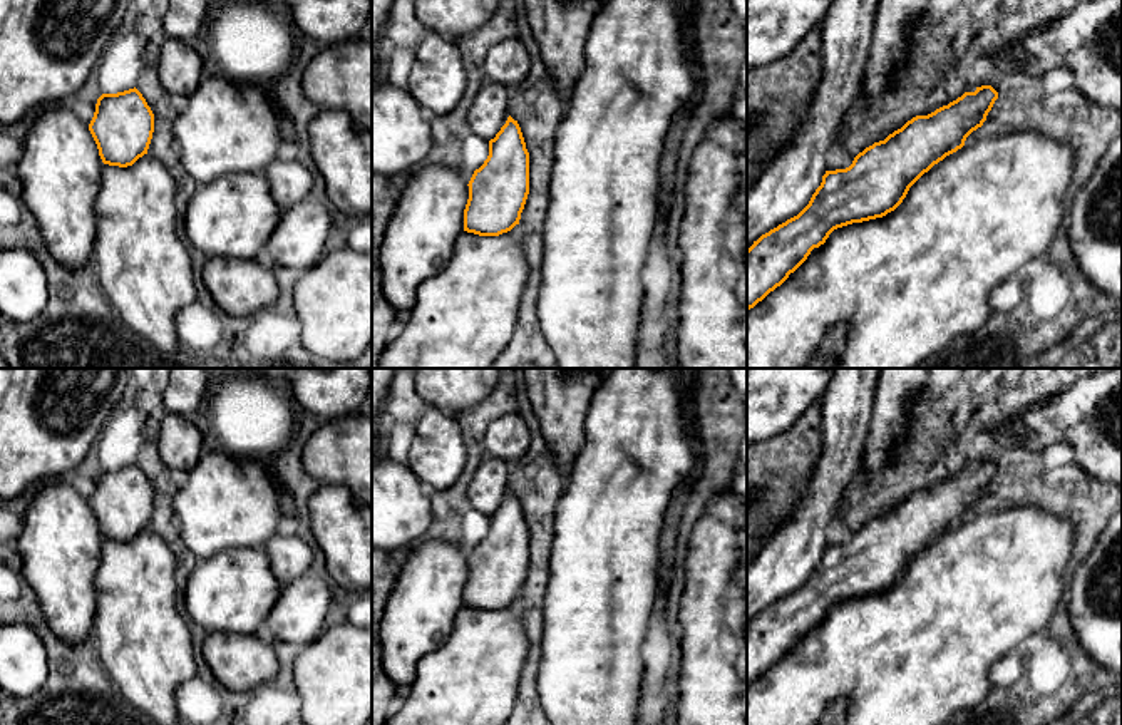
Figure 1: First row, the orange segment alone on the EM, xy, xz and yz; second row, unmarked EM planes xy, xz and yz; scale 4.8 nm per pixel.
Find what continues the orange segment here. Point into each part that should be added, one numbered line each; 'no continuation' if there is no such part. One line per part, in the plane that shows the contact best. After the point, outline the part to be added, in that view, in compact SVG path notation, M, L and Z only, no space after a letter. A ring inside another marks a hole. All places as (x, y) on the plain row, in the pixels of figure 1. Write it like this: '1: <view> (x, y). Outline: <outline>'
1: yz (918, 653). Outline: M1016 506L1013 509L976 514L956 527L946 531L924 548L908 566L903 578L883 593L852 598L834 604L824 620L814 623L807 635L789 650L789 653L770 666L762 676L747 686L747 725L821 725L827 708L836 700L846 700L844 725L943 725L963 710L970 710L983 702L991 692L991 668L1005 655L1018 648L1035 631L1047 628L1057 604L1060 603L1065 571L1073 553L1073 527L1062 519L1037 506Z

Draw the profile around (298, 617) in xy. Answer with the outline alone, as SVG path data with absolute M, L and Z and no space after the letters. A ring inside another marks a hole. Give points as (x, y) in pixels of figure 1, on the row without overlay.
M308 571L281 588L263 633L270 641L306 646L325 630L330 606L332 588Z

